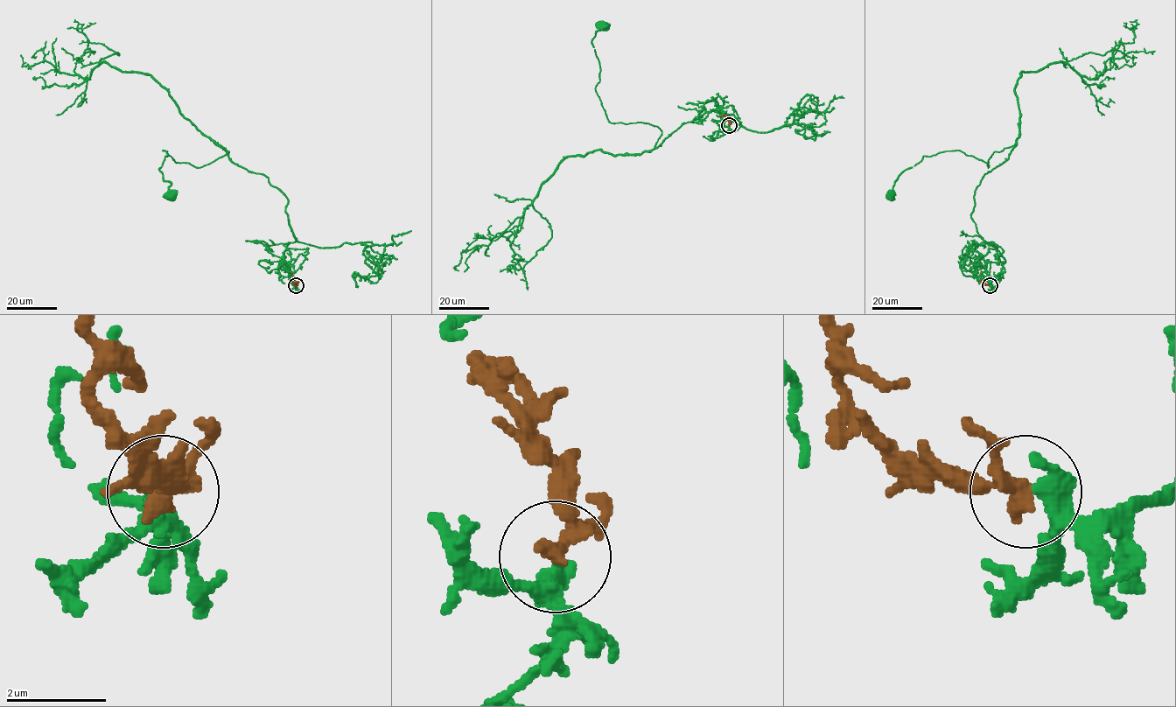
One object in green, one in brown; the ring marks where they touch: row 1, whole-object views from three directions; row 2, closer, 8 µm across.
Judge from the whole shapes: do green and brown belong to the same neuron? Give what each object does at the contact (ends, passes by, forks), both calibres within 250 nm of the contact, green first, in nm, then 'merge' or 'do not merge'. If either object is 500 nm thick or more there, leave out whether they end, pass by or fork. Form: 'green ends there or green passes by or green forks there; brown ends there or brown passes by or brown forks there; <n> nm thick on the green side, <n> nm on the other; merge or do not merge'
green passes by; brown passes by; 360 nm thick on the green side, 280 nm on the other; merge

